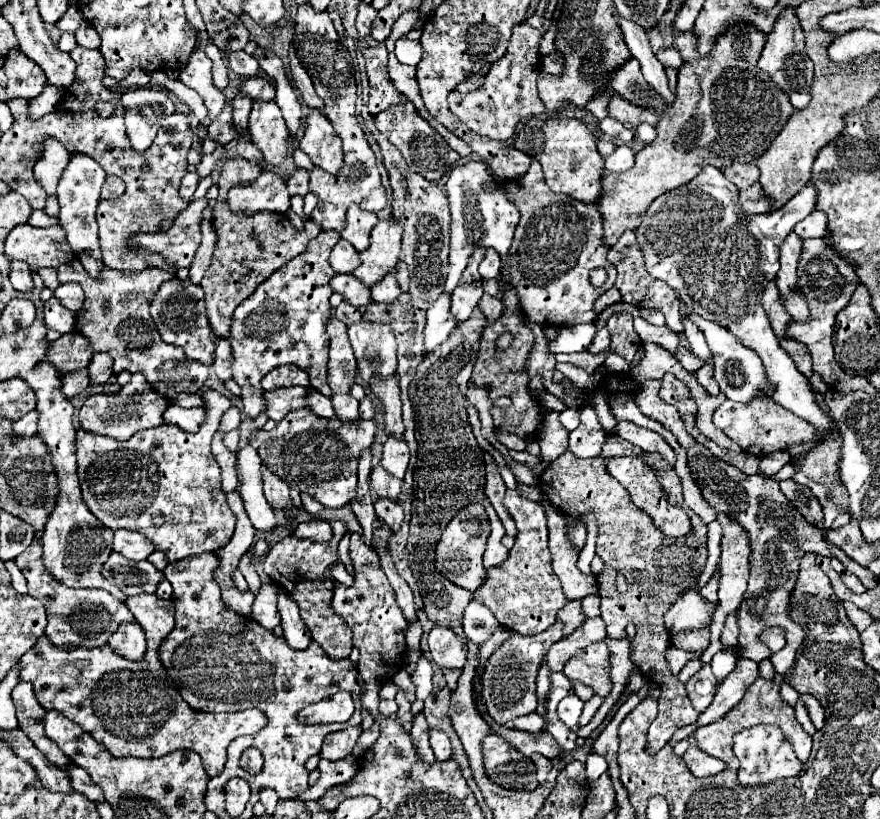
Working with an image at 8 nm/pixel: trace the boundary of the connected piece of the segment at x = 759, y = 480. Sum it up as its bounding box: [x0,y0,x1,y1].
[636,380,828,662]

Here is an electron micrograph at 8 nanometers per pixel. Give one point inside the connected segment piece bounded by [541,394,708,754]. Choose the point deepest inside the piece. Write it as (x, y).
(659, 570)

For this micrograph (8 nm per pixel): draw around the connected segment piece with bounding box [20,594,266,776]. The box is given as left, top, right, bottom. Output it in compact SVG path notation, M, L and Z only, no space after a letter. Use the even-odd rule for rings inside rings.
M140 594L132 596L126 600L126 606L134 615L137 622L143 628L148 647L142 660L126 660L120 654L114 654L110 646L100 646L100 648L72 648L72 650L62 650L54 646L46 636L38 638L36 646L32 646L22 658L20 658L20 680L32 682L34 694L38 702L42 704L44 710L58 710L82 730L92 734L98 742L106 746L106 750L114 758L124 758L124 756L136 756L136 758L158 758L164 754L170 754L174 750L194 750L204 758L204 770L208 776L218 776L226 764L226 748L228 744L244 734L256 734L262 726L266 726L266 716L258 712L256 708L252 710L242 710L242 712L222 712L222 714L208 714L208 712L198 712L190 708L184 698L180 696L176 684L168 678L166 668L162 666L158 658L158 650L162 640L174 630L174 602L172 600L162 600L154 594Z

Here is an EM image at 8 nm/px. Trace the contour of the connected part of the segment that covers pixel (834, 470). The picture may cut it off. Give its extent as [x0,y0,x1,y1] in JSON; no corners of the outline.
[794,432,848,530]

